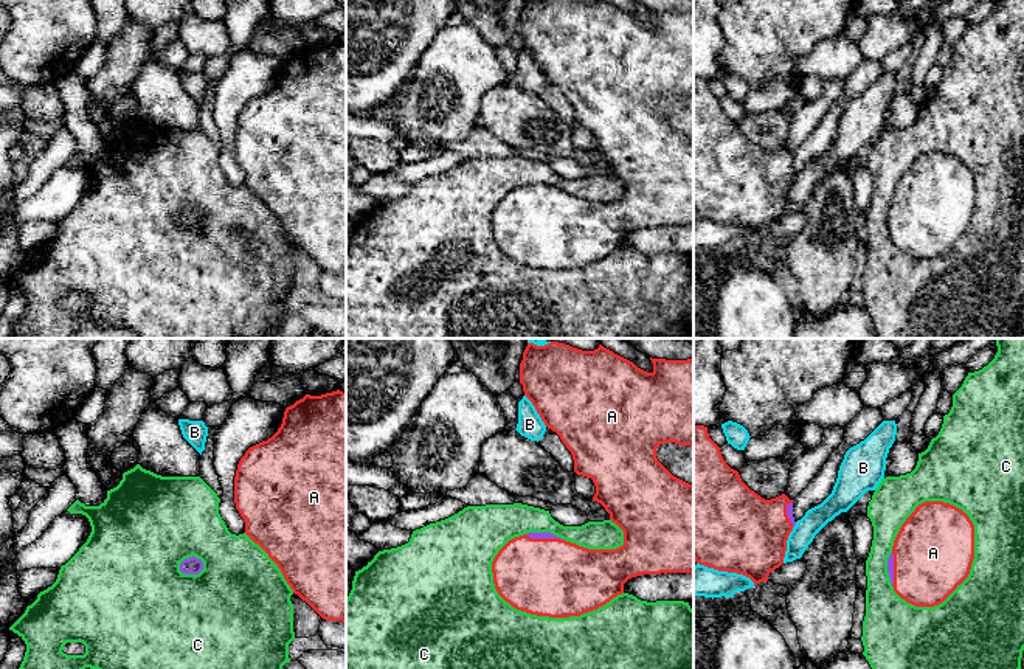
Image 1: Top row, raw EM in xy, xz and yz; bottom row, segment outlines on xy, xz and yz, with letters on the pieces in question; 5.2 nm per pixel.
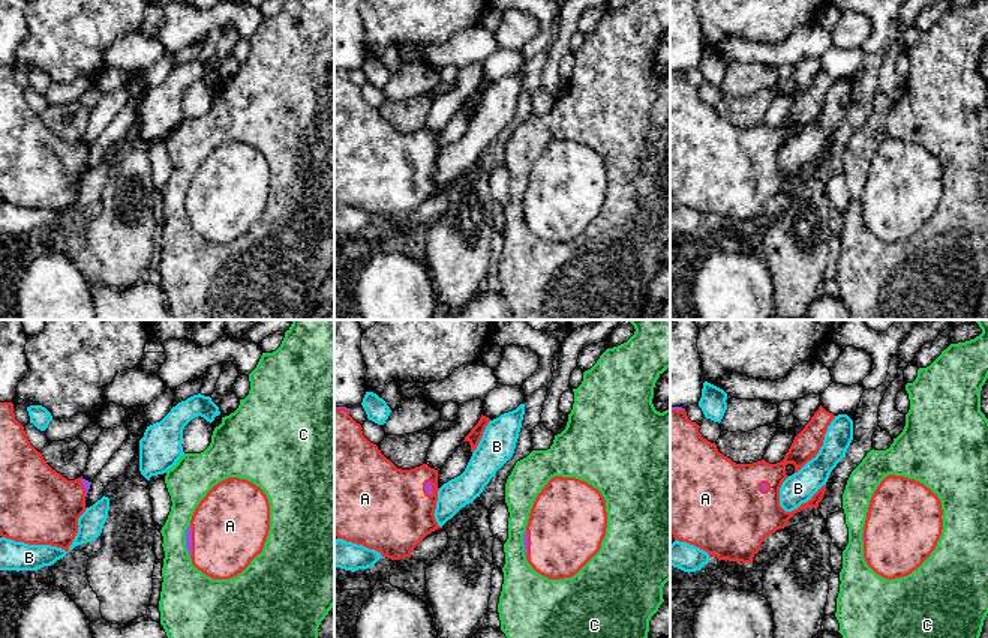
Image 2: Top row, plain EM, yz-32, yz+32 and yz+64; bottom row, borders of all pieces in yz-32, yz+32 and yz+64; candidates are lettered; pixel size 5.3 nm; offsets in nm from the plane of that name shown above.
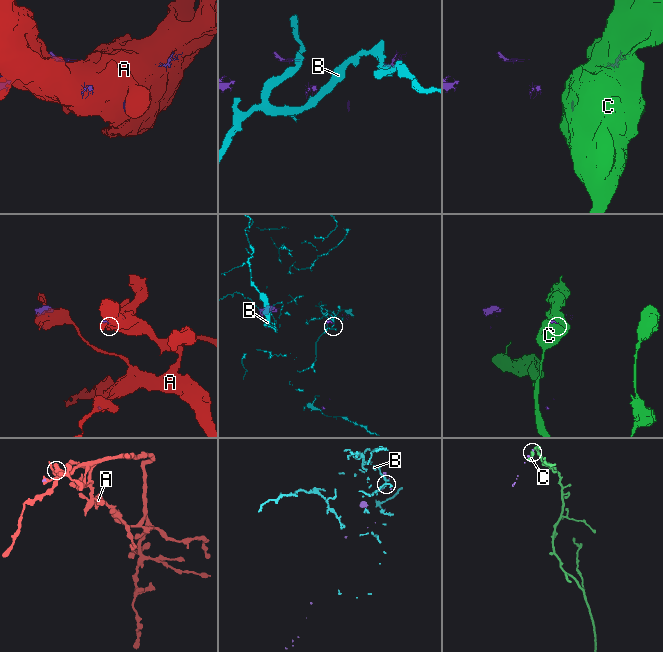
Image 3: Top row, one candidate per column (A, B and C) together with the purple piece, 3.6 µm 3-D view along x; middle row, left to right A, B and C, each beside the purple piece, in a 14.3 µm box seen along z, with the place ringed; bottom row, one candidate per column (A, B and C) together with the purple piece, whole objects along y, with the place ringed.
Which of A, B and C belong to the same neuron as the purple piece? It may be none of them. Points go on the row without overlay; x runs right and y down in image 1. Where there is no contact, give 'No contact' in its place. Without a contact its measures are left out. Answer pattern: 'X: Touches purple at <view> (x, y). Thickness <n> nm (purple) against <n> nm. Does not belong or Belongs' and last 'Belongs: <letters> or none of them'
A: Touches purple at xz (543, 190). Thickness 30 nm (purple) against 400 nm. Belongs
B: Touches purple at yz (795, 176). Thickness 30 nm (purple) against 120 nm. Does not belong
C: Touches purple at xy (193, 225). Thickness 90 nm (purple) against 500 nm. Does not belong
Belongs: A

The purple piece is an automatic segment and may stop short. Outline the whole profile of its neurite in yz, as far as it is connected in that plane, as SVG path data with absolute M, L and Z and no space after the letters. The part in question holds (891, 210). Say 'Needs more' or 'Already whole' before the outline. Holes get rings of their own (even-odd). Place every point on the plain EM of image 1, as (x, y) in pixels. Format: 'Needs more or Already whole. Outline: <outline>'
Needs more. Outline: M925 154L901 177L887 211L894 244L915 259L942 256L970 227L974 177L959 160Z

